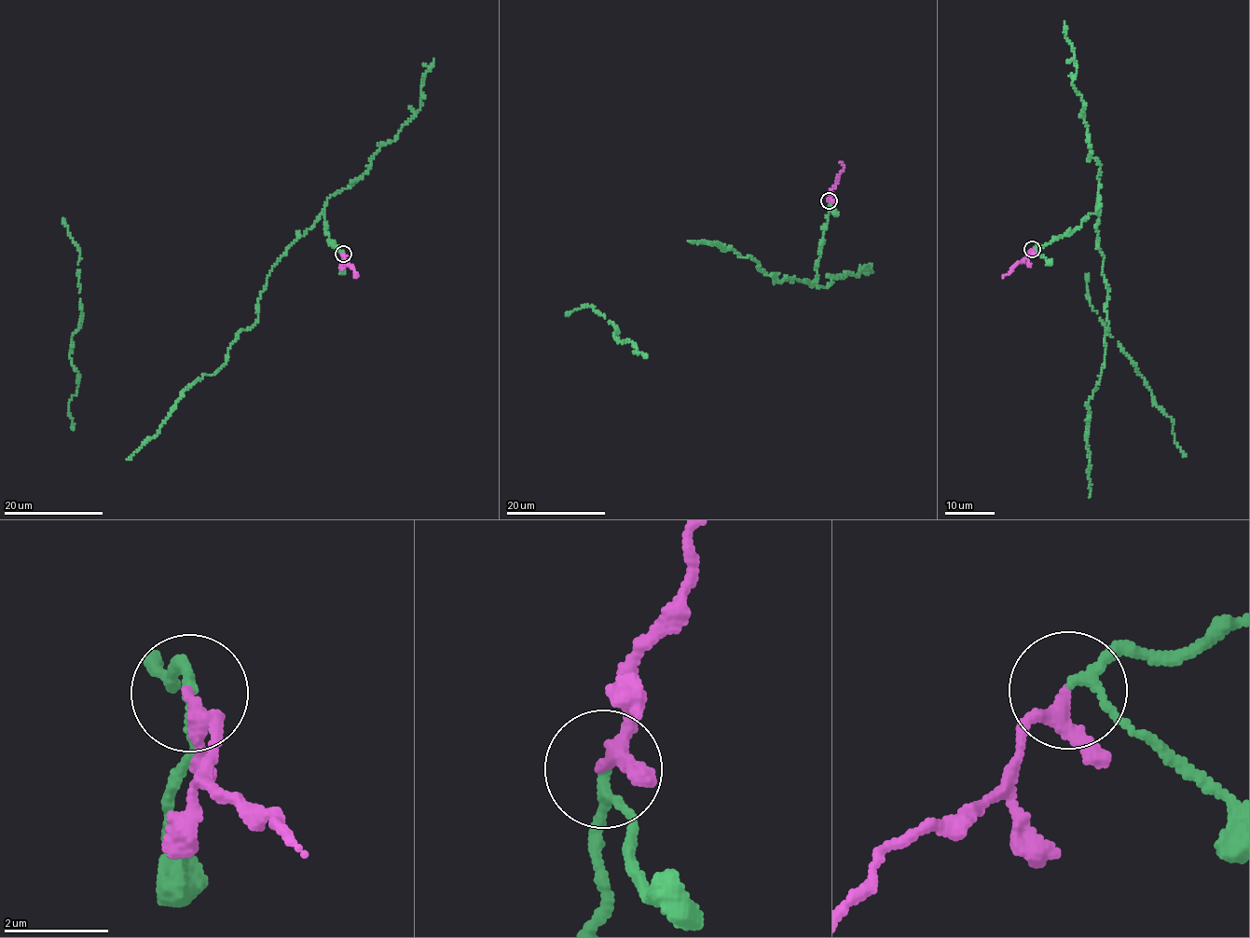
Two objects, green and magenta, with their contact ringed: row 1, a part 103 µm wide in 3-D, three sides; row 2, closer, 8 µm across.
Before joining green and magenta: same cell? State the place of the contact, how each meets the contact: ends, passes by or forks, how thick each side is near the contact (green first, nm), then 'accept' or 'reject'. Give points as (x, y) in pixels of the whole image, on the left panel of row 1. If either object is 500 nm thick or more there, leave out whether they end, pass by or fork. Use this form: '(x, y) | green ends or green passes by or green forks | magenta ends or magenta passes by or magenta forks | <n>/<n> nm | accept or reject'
(343, 254) | green passes by | magenta passes by | 150/220 nm | accept

